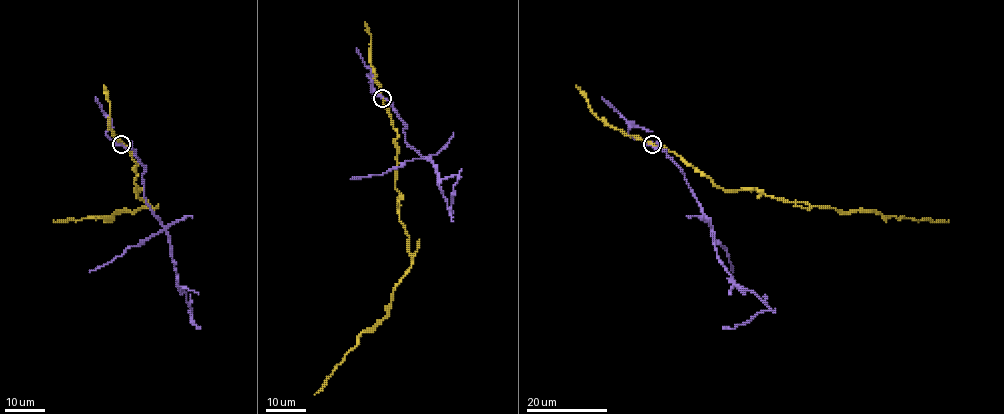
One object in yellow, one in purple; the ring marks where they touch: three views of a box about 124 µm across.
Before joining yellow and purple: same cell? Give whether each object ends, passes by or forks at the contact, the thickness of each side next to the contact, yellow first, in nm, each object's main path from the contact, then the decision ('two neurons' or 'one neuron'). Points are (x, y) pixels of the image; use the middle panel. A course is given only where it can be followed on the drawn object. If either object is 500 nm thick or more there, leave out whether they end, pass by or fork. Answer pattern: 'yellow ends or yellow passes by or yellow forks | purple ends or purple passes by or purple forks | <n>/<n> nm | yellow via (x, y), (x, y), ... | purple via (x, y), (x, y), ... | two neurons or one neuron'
yellow passes by | purple passes by | 280/360 nm | yellow via (382, 98), (396, 132), (397, 210), (407, 235), (410, 268), (394, 289), (387, 314), (366, 328), (315, 394) | purple via (382, 98), (405, 125), (406, 143), (435, 166), (452, 216), (454, 184), (462, 169) | two neurons

